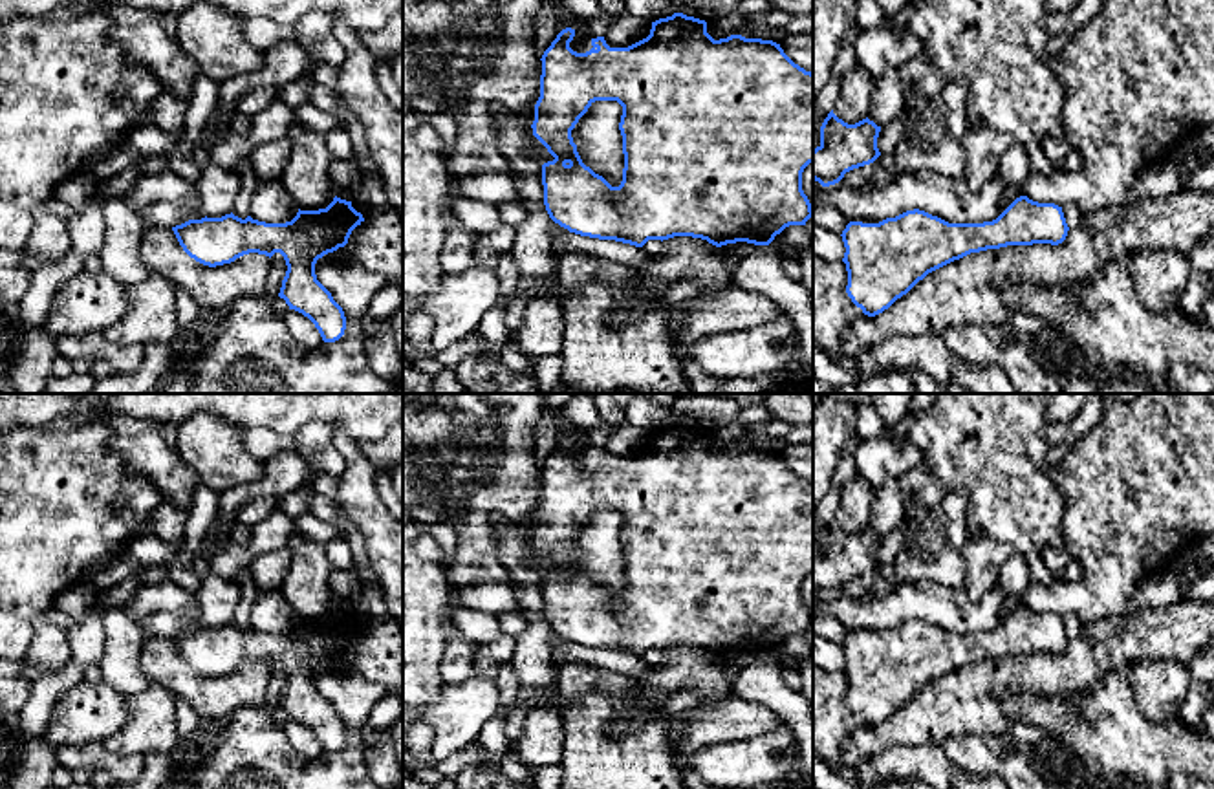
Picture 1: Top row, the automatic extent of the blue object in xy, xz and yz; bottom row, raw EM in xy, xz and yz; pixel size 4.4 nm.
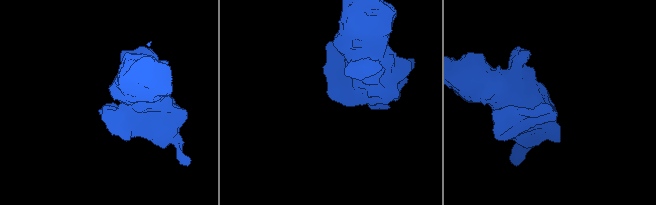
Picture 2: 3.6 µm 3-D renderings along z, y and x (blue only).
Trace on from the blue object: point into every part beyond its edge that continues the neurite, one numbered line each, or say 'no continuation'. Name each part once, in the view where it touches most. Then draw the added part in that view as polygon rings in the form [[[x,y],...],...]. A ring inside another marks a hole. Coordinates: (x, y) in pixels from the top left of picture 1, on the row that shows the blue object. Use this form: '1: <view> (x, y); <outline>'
no continuation

